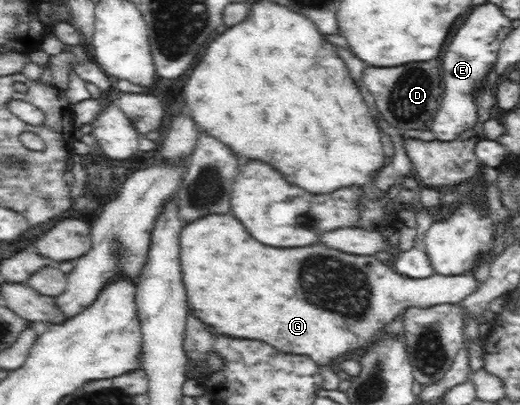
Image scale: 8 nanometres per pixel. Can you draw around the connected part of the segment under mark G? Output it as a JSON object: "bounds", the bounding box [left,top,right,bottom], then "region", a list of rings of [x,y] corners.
{"bounds":[178,212,477,363],"region":[[[229,212],[228,214],[205,214],[204,217],[192,219],[191,222],[185,223],[180,232],[180,240],[178,241],[180,246],[180,261],[182,270],[182,282],[185,286],[187,303],[191,314],[203,323],[211,325],[215,329],[217,334],[225,334],[226,337],[231,338],[245,338],[245,339],[261,339],[269,345],[273,345],[276,350],[290,353],[290,354],[303,354],[308,355],[313,361],[317,363],[329,363],[333,359],[337,359],[339,355],[345,355],[353,349],[359,349],[359,347],[365,347],[367,343],[371,343],[375,337],[375,333],[385,327],[385,323],[389,323],[395,315],[399,313],[403,307],[407,305],[419,305],[422,310],[425,307],[433,307],[441,304],[455,304],[457,301],[463,301],[463,297],[467,298],[471,293],[477,289],[477,283],[475,282],[472,273],[468,273],[464,278],[459,281],[459,276],[445,276],[434,274],[426,278],[410,278],[407,276],[399,277],[399,274],[395,272],[391,266],[387,263],[383,265],[383,262],[377,261],[377,259],[370,255],[355,255],[340,251],[339,249],[332,249],[324,243],[313,243],[312,245],[305,247],[291,247],[291,248],[279,248],[265,246],[263,243],[257,242],[257,239],[250,235],[250,232],[242,225],[241,221],[238,221],[235,214]]]}

